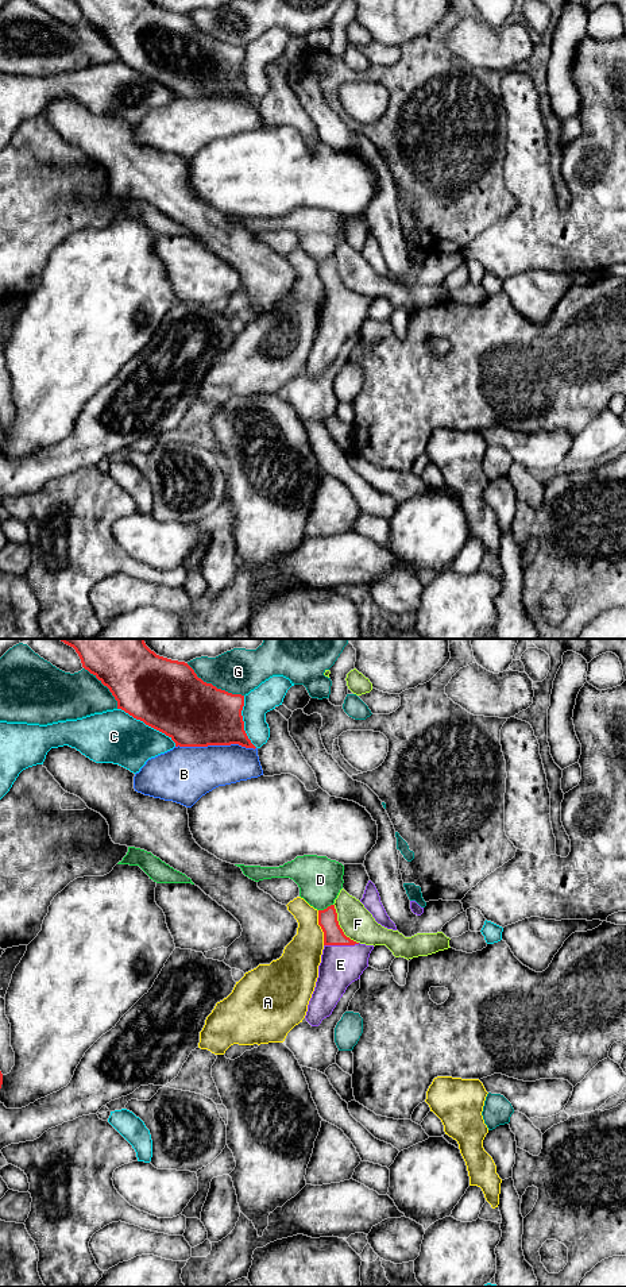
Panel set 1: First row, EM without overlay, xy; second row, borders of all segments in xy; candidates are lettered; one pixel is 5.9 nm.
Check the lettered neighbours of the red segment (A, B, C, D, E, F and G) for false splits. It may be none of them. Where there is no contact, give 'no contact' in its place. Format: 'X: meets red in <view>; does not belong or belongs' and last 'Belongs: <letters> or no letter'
A: meets red in xy; does not belong
B: meets red in xy; does not belong
C: meets red in xy; does not belong
D: meets red in xy; does not belong
E: meets red in xy; belongs
F: meets red in xy; does not belong
G: meets red in xy; does not belong
Belongs: E

